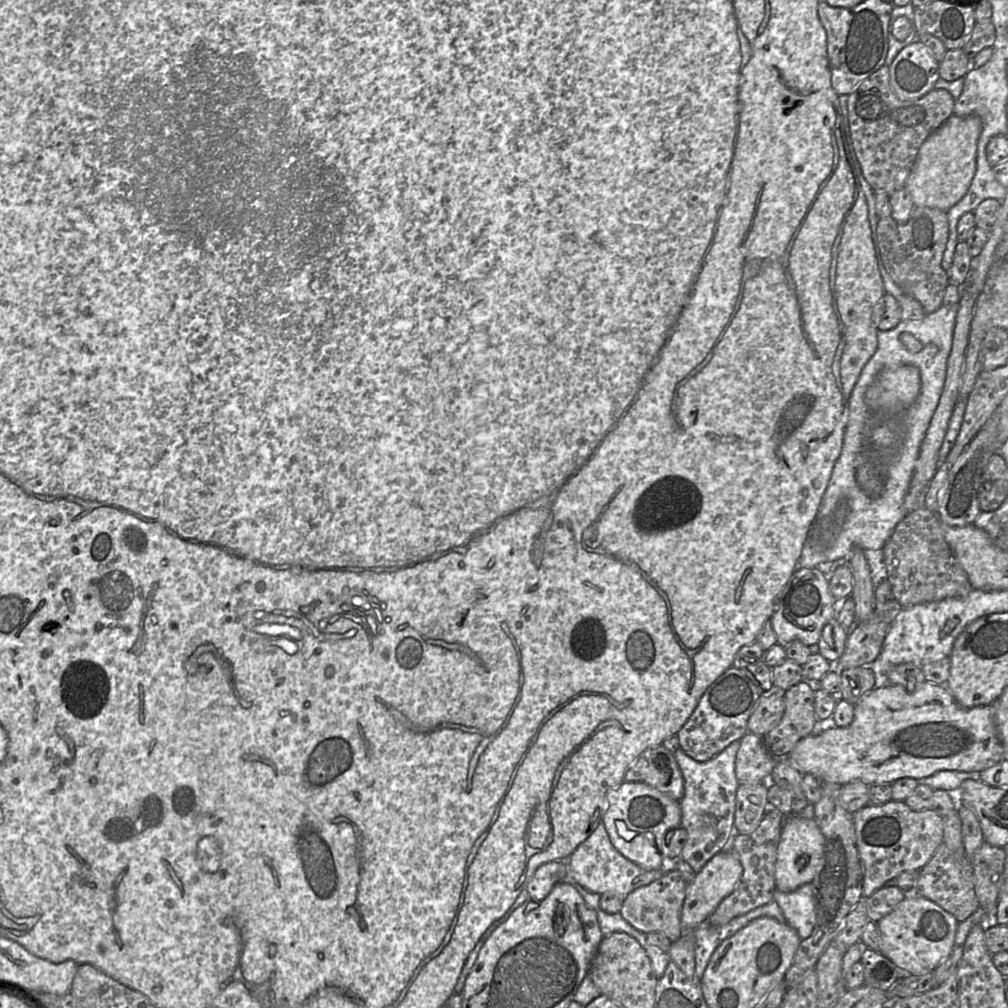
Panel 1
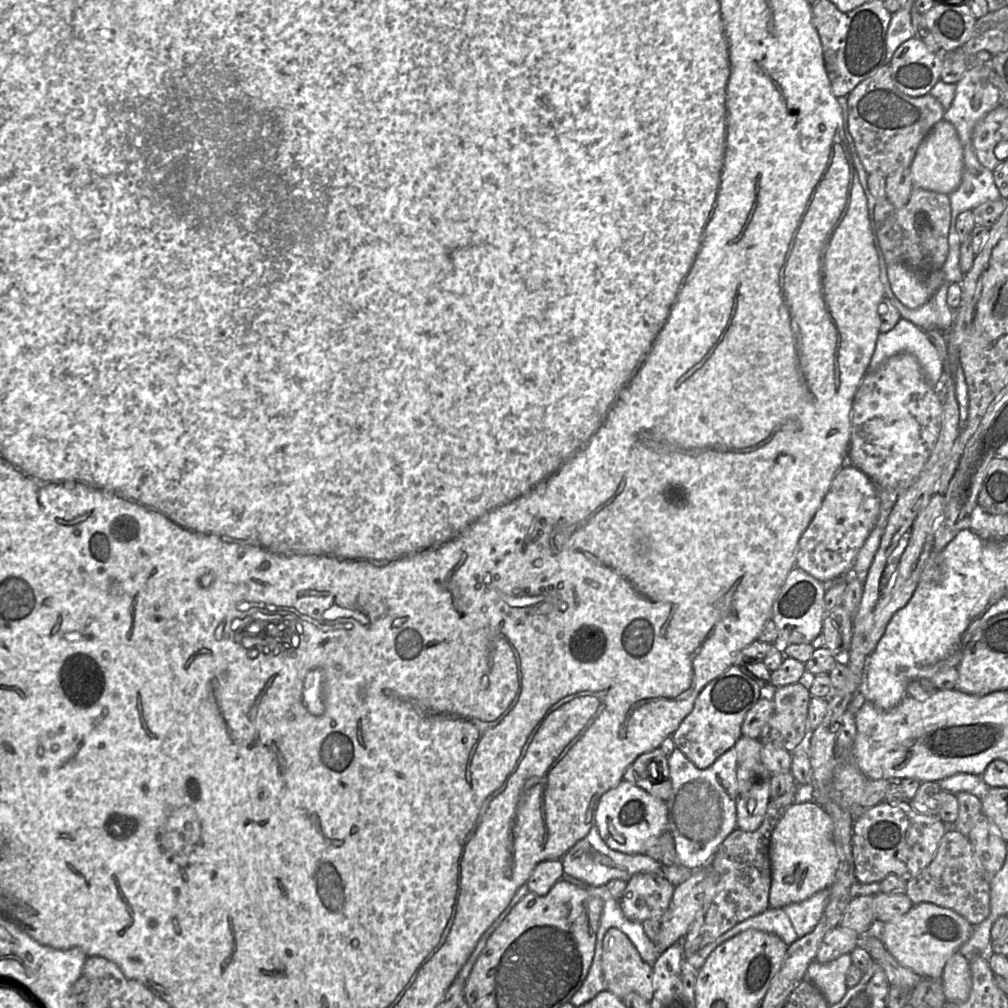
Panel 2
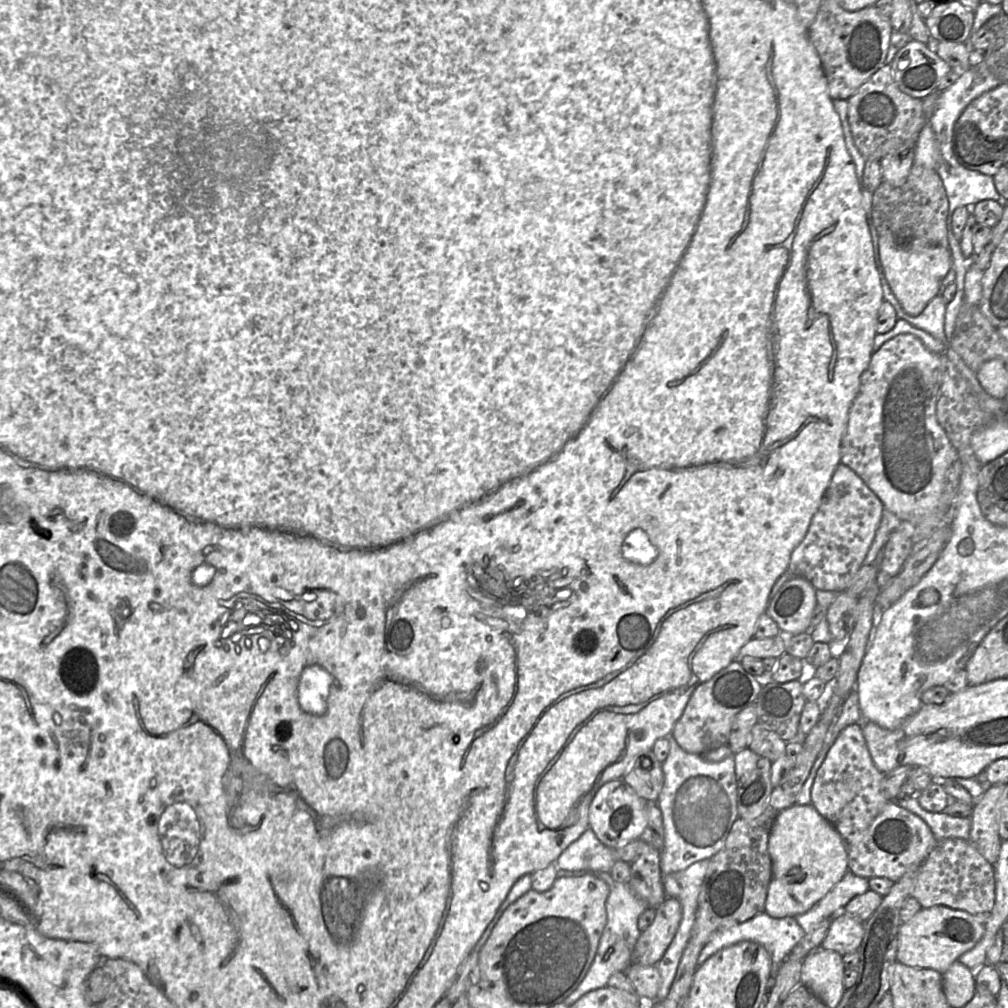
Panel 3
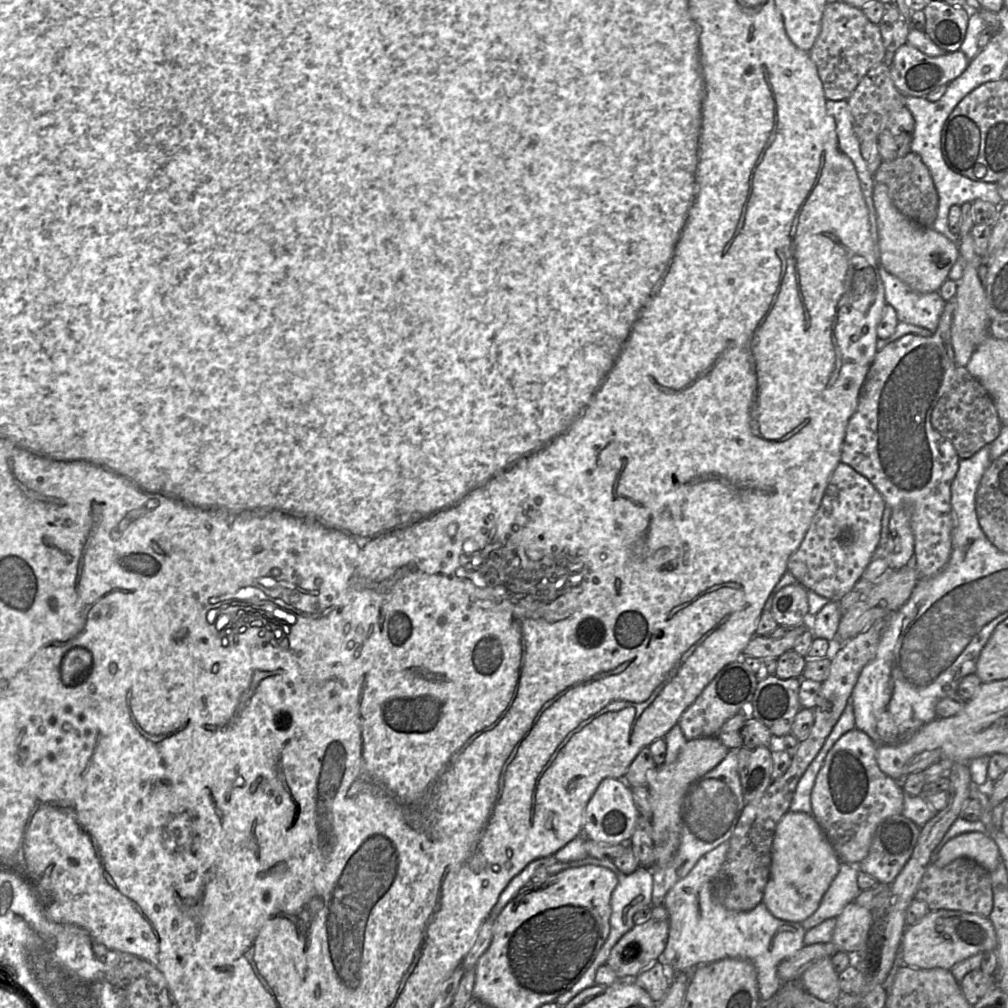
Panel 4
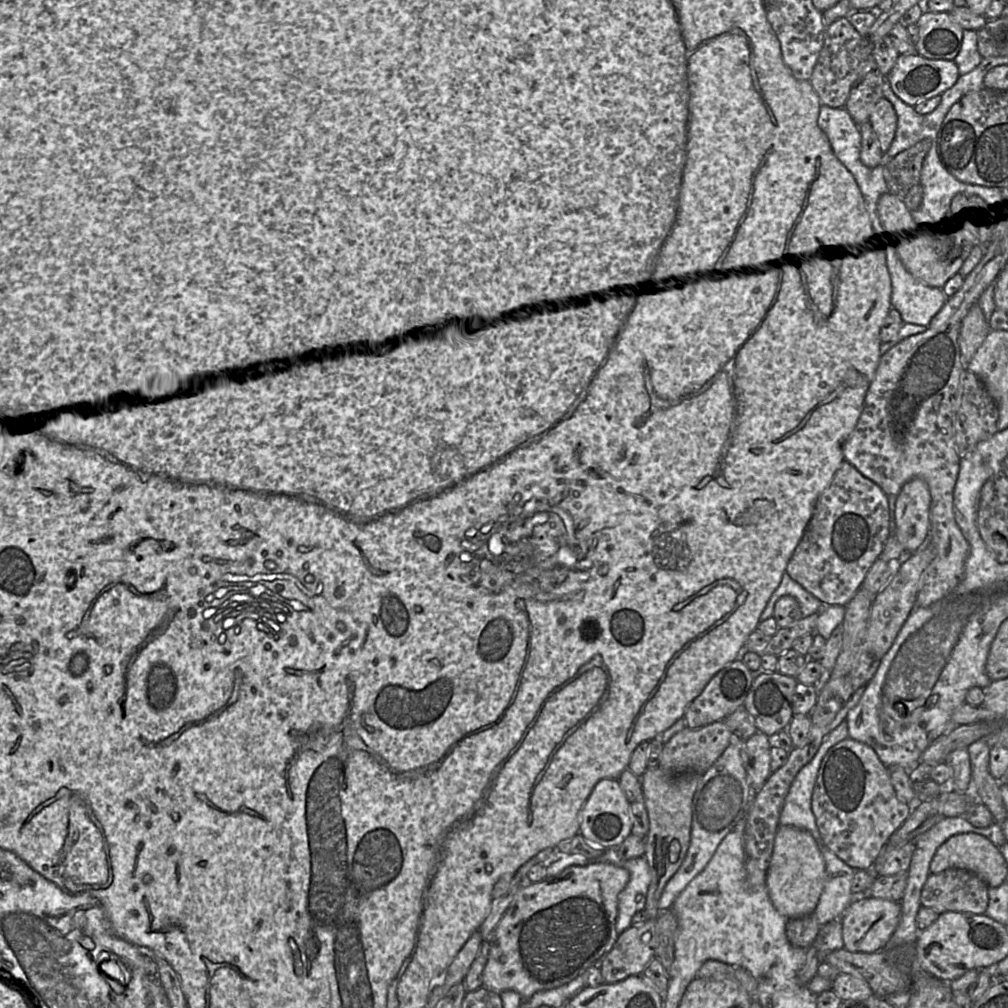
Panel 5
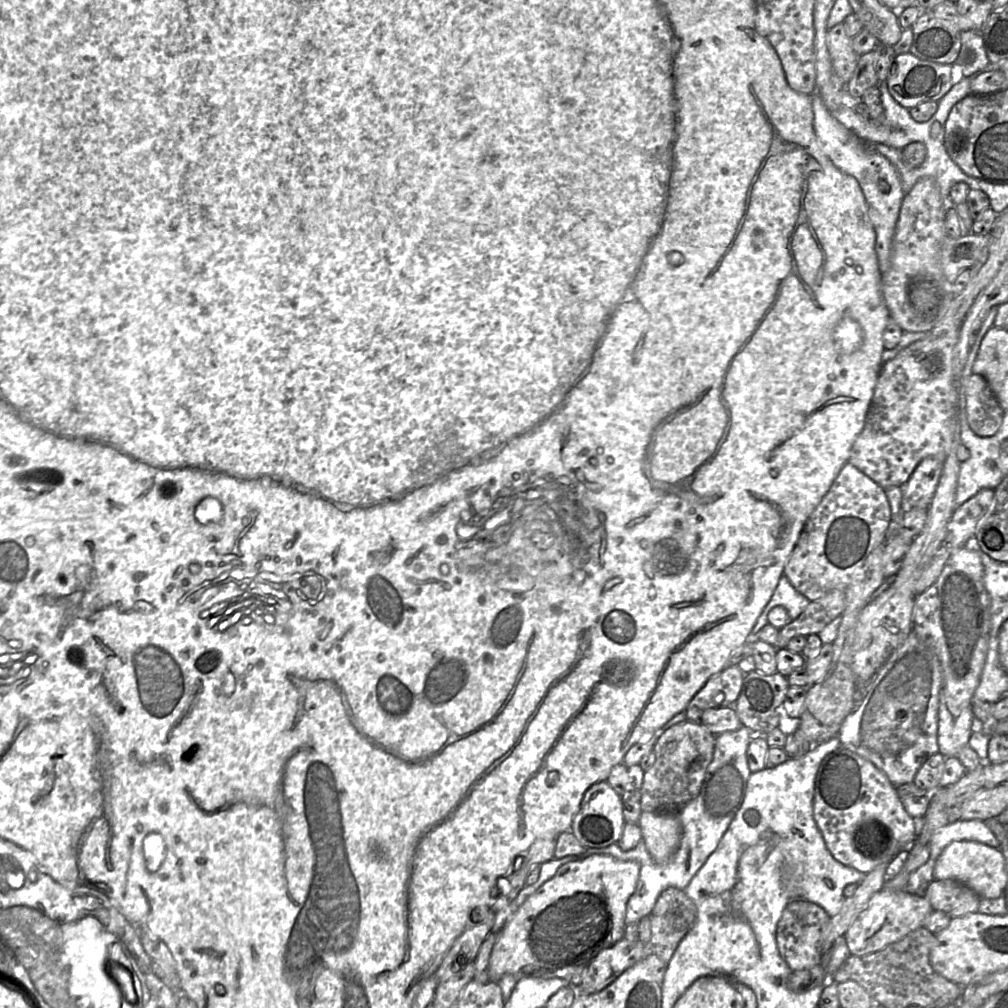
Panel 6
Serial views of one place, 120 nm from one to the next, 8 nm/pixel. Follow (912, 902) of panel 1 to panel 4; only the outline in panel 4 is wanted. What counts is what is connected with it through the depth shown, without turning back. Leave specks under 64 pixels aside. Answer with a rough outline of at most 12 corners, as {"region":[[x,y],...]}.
{"region":[[930,910],[906,926],[902,964],[950,970],[995,950],[988,917]]}

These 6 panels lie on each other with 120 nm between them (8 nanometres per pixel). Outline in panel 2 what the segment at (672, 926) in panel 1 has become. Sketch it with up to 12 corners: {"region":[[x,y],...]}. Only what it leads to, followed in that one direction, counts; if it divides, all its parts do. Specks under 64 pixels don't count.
{"region":[[639,873],[620,900],[624,915],[636,922],[660,921],[675,886]]}

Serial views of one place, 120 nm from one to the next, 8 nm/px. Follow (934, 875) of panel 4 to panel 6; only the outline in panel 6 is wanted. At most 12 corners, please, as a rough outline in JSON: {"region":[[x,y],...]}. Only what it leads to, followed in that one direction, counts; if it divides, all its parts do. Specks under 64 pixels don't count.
{"region":[[953,879],[933,880],[924,897],[951,918],[978,912],[975,891]]}

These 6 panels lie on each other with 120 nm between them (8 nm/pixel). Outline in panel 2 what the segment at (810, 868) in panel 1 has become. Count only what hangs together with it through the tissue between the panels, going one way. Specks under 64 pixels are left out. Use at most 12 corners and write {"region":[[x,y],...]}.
{"region":[[792,803],[769,844],[769,907],[832,884],[831,817]]}

